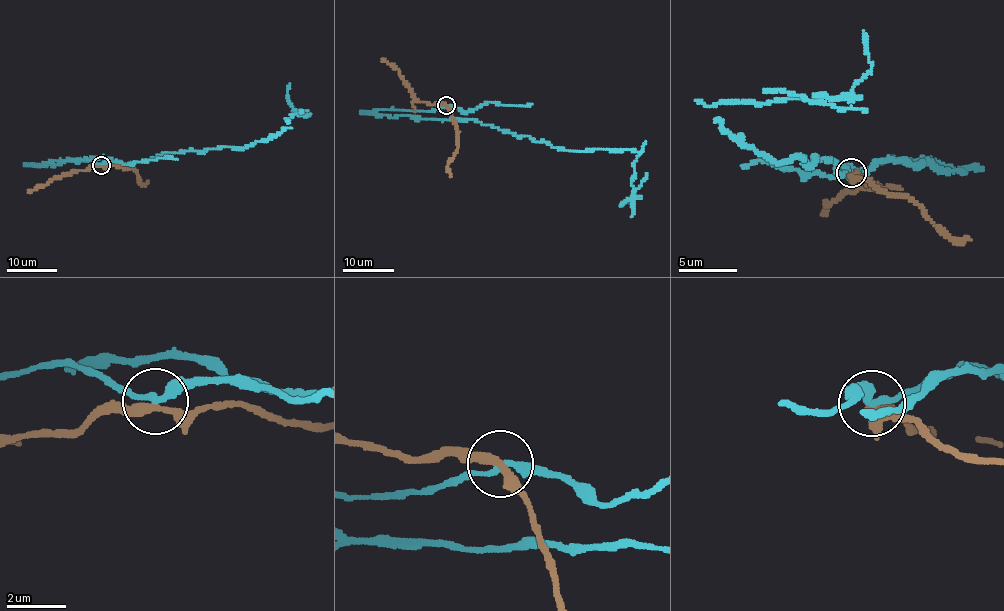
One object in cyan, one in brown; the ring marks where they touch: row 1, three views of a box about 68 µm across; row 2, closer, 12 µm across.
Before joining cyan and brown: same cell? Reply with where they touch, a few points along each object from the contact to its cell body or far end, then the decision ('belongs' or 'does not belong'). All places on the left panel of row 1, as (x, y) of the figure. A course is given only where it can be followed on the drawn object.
(101, 165) | cyan via (101, 164), (80, 158), (36, 165), (244, 149), (279, 134), (299, 113), (287, 98), (288, 83) | brown via (101, 166), (55, 177), (28, 192) | does not belong

